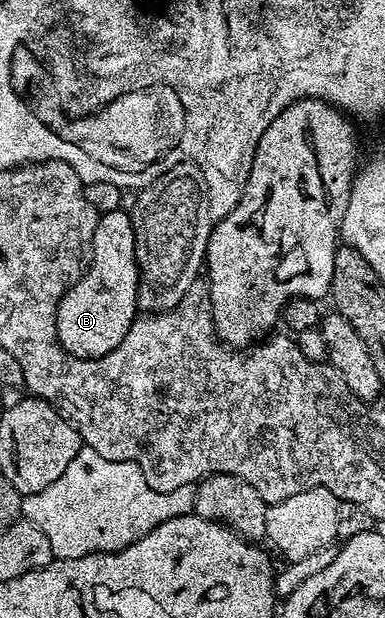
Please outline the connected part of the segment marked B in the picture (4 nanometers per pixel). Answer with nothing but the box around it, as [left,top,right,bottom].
[57,209,139,358]

